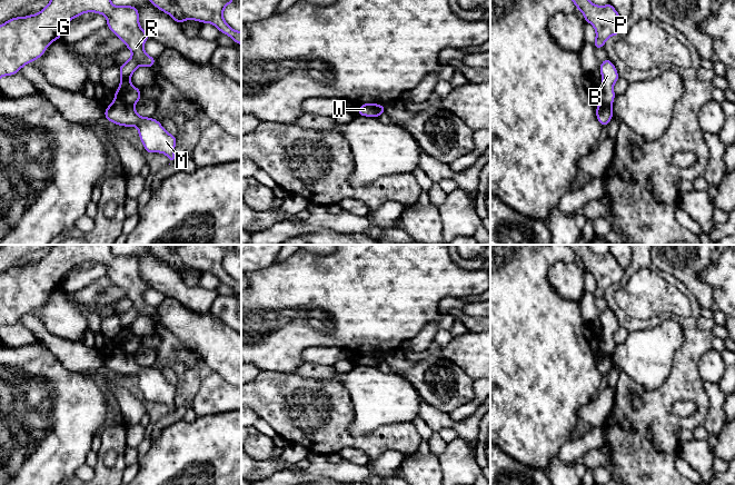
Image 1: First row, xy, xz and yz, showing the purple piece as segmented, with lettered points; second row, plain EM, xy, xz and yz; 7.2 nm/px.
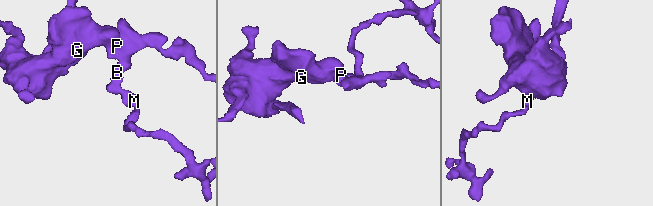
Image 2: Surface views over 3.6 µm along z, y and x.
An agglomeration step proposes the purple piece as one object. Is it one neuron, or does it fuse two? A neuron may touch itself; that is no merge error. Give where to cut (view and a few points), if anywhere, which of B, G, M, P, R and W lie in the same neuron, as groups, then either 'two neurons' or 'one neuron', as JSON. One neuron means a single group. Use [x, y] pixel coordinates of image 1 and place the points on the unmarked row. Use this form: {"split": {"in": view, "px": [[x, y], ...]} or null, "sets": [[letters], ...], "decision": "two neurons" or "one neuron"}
{"split": {"in": "xy", "px": [[116, 347], [133, 355]]}, "sets": [["B", "G", "P", "R"], ["M", "W"]], "decision": "two neurons"}

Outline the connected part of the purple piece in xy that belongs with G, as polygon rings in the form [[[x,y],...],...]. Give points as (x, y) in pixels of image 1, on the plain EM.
[[[51,245],[50,251],[40,261],[22,267],[13,266],[0,274],[0,327],[13,325],[24,314],[41,307],[51,291],[61,288],[64,275],[86,261],[103,264],[107,267],[107,276],[132,301],[131,307],[119,315],[120,335],[113,343],[116,348],[135,355],[141,348],[141,340],[130,333],[130,327],[139,315],[152,317],[156,307],[143,299],[143,294],[150,286],[139,274],[139,259],[133,255],[116,256],[109,245]]]

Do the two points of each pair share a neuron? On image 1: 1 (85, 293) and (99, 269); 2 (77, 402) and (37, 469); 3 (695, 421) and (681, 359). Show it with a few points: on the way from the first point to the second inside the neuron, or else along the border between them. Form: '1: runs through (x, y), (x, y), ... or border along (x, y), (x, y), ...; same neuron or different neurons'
1: border along (88, 285), (72, 293); different neurons
2: runs through (70, 418), (68, 438), (53, 453); same neuron
3: runs through (701, 405), (699, 397), (685, 383), (685, 375); same neuron

